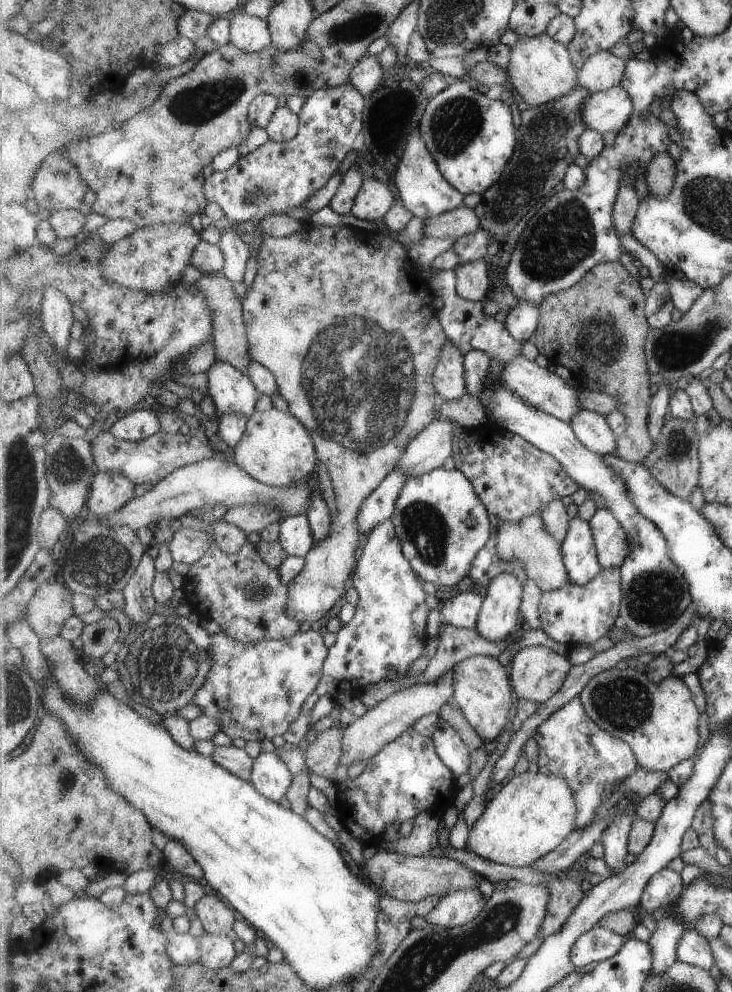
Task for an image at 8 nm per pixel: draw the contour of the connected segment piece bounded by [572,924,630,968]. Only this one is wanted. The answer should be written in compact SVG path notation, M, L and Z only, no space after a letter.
M597 924L581 935L573 945L573 964L583 968L589 962L603 962L615 956L625 946L629 938L629 936L623 936Z

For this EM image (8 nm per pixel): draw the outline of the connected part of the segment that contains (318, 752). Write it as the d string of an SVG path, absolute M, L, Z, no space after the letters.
M339 722L338 725L333 725L327 730L318 733L318 739L313 744L309 745L306 750L308 768L305 772L307 772L307 774L307 770L311 770L311 772L315 774L332 780L341 772L340 760L342 757L342 740L344 739L344 732L347 726L349 726L349 724L345 725Z

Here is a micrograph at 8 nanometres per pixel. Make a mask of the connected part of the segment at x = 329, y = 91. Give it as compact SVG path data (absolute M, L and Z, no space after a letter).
M351 83L316 90L299 114L299 134L285 142L268 140L227 170L213 172L204 186L208 201L217 203L225 216L237 223L255 218L259 223L267 215L304 206L339 172L345 156L356 148L353 142L364 130L365 107L366 96Z

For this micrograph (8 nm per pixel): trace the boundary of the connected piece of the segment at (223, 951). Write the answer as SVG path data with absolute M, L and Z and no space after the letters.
M205 932L196 937L201 947L201 960L207 969L229 967L238 955L233 942L234 934L216 935Z

